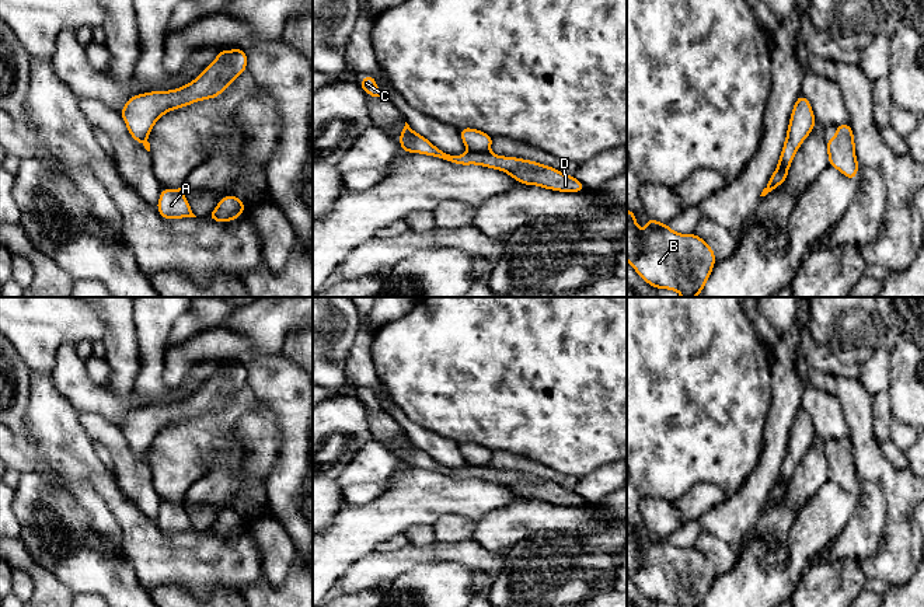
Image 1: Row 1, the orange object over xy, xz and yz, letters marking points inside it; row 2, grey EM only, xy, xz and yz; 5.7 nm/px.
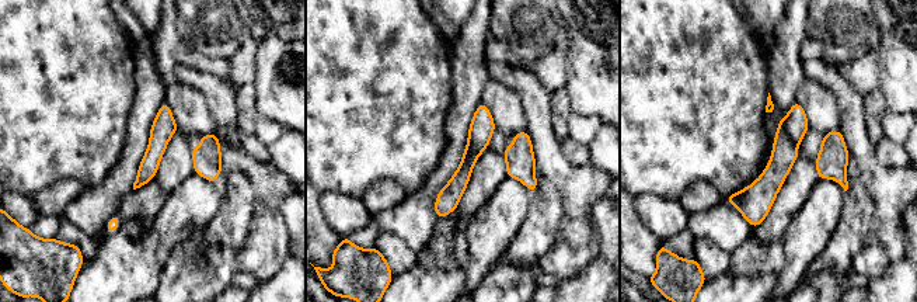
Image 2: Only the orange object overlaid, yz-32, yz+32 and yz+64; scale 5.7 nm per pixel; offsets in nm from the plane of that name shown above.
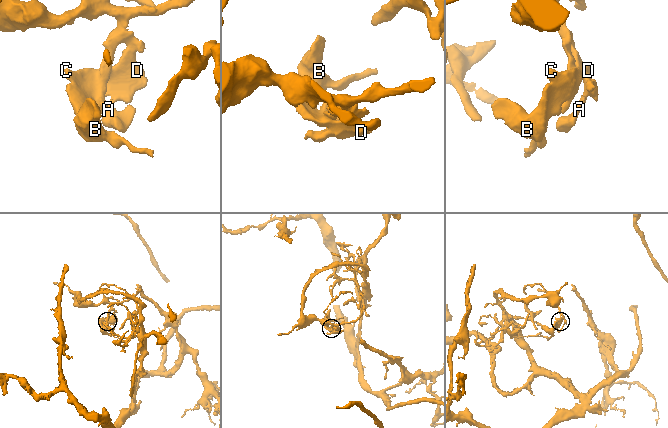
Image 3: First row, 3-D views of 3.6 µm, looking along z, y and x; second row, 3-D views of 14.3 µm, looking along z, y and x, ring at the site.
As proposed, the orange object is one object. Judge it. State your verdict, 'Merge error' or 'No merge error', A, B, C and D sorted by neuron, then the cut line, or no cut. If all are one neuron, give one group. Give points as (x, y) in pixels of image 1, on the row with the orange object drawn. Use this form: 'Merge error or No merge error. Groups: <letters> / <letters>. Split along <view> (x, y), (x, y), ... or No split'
No merge error. Groups: A B C D. No split

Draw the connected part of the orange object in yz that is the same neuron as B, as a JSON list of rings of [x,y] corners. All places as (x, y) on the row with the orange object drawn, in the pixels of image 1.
[[[627,209],[627,261],[639,278],[656,289],[677,290],[681,297],[702,293],[716,262],[712,248],[697,234],[674,233],[667,224],[649,216],[646,229],[639,230],[635,217],[635,213]]]

